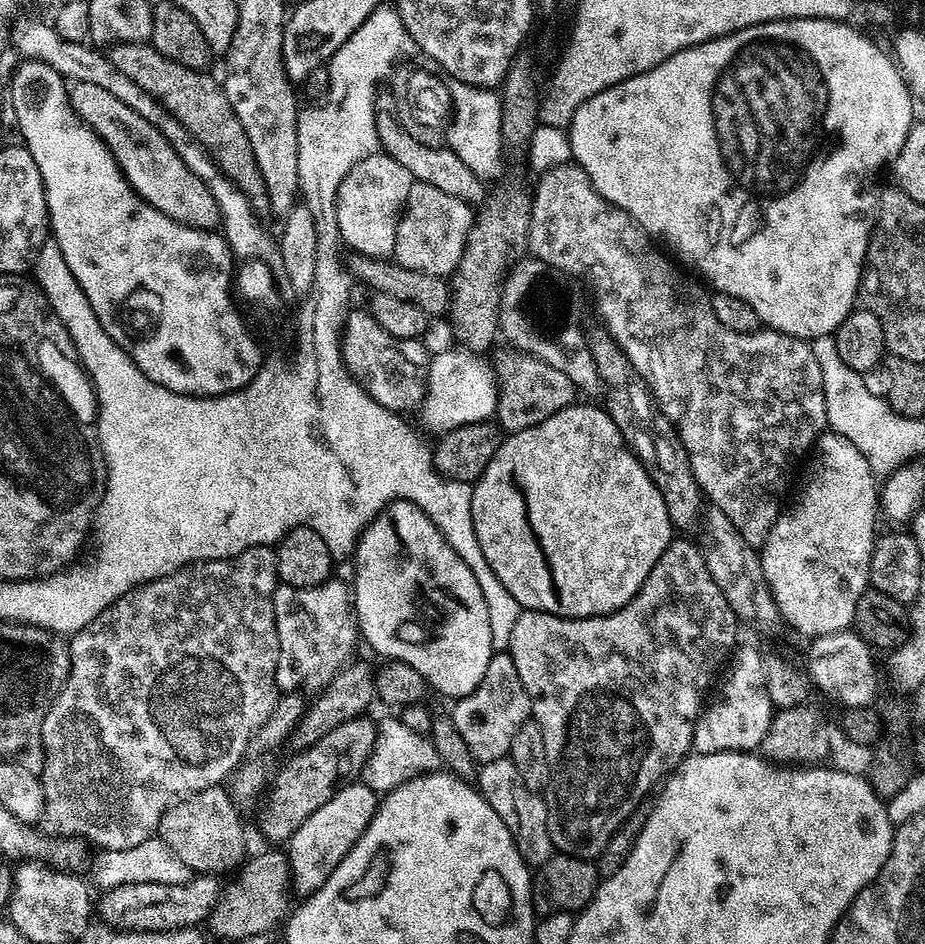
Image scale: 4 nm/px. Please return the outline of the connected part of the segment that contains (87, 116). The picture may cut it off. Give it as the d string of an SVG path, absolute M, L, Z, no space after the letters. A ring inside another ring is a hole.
M88 82L73 83L68 90L68 102L77 116L93 128L100 135L101 142L110 150L110 154L120 167L120 172L127 178L128 185L139 194L150 206L154 206L162 214L166 214L179 224L188 224L192 228L212 230L221 223L219 208L215 204L210 190L195 174L191 173L179 154L172 148L171 142L159 132L155 126L142 118L128 105L124 105L114 95L101 87L91 85Z

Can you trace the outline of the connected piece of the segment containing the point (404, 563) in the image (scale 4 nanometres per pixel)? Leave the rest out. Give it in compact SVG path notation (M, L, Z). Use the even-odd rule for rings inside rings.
M396 500L392 504L389 504L383 512L379 512L379 514L368 523L368 527L360 533L360 538L356 541L354 561L355 560L356 588L354 584L354 619L358 625L359 635L363 637L363 639L364 636L368 639L368 644L374 651L392 652L388 653L391 659L400 660L404 664L414 666L414 670L418 670L418 674L420 674L433 689L436 687L444 696L459 698L461 696L468 696L474 691L482 682L482 678L486 674L486 666L490 662L492 655L494 655L492 635L490 634L490 614L486 606L486 598L482 594L482 586L478 586L478 578L474 578L470 566L466 566L466 562L453 550L450 542L446 542L446 538L438 530L438 526L433 520L431 520L422 509L414 506L408 500Z

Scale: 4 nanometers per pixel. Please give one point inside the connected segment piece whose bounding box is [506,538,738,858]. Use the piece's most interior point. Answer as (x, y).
(617, 697)

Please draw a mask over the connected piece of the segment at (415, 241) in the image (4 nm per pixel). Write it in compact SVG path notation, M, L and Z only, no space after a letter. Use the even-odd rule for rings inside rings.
M414 182L410 186L410 194L404 203L404 211L400 214L396 231L396 263L410 270L451 277L463 251L466 250L467 236L470 234L473 219L473 205L450 194L442 194L438 186Z

